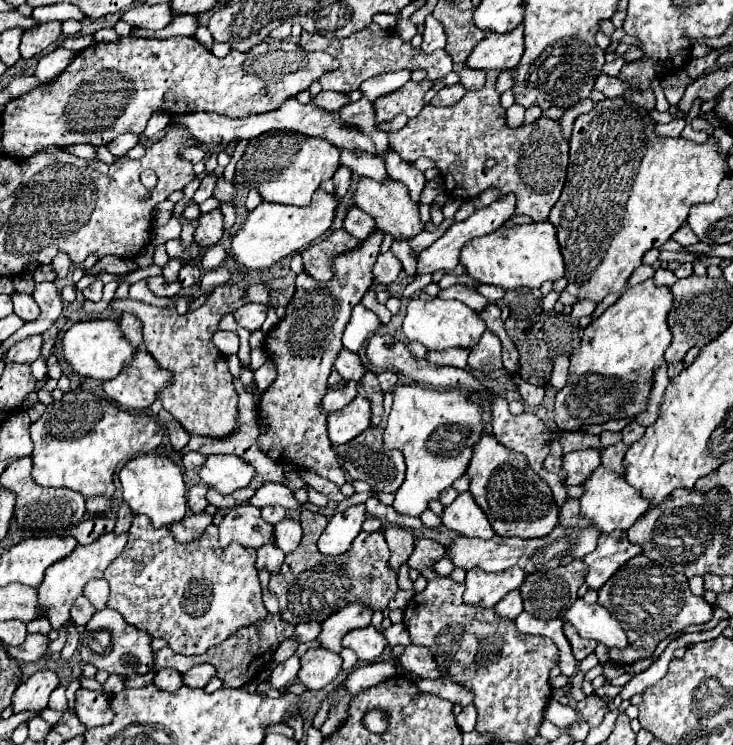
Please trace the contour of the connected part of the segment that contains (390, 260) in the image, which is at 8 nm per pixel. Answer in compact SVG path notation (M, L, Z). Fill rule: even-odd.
M392 251L378 255L378 261L376 261L376 265L374 265L376 283L388 285L388 283L392 283L392 281L398 277L400 271L402 271L402 263L396 259L396 255L394 255Z

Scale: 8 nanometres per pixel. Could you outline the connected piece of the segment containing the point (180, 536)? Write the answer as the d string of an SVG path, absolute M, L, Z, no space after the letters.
M200 513L200 515L186 515L184 519L176 521L170 525L172 529L172 535L176 541L184 541L184 543L190 543L194 539L198 539L204 529L212 523L212 515L210 513Z

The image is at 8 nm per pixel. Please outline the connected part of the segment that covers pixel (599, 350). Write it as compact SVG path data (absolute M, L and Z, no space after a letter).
M648 279L624 289L622 297L582 331L580 347L570 353L568 377L574 377L574 381L568 381L554 399L554 423L560 431L636 417L646 409L654 367L664 361L664 349L672 343L672 333L666 325L670 307L670 289L656 287Z

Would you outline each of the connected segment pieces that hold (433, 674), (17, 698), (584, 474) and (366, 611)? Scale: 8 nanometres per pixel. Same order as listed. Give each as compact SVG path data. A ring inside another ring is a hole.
M408 645L398 661L404 669L412 671L414 675L418 675L422 679L436 679L442 675L442 671L440 671L438 663L434 661L434 655L428 651L428 647Z
M38 671L20 683L12 695L14 713L20 711L42 711L48 707L50 693L58 687L58 675L54 671Z
M588 449L588 451L574 451L564 455L566 485L584 483L598 465L600 465L600 451Z
M360 601L348 603L340 611L332 613L324 623L322 623L322 633L318 635L320 643L324 649L330 649L334 653L342 651L342 637L358 627L368 627L372 619L372 609Z

